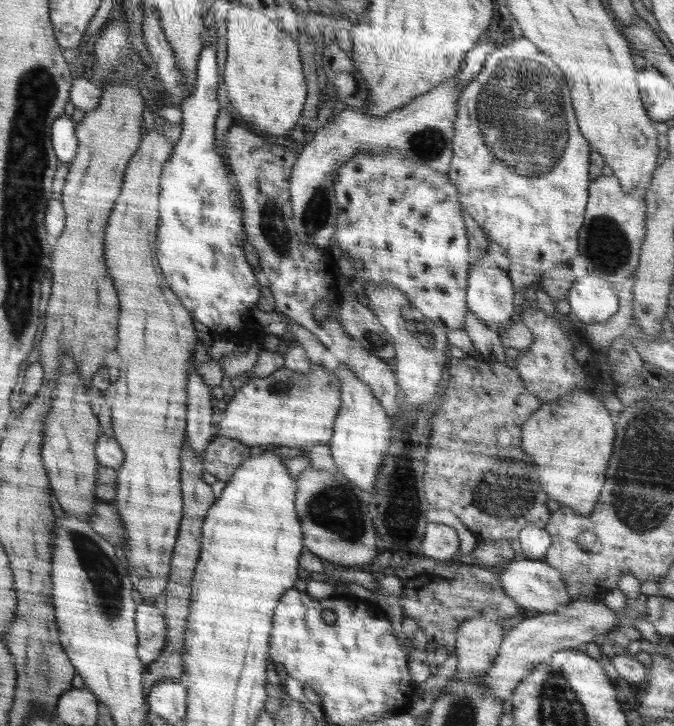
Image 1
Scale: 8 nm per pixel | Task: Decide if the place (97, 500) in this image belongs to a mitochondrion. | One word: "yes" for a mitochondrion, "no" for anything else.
no

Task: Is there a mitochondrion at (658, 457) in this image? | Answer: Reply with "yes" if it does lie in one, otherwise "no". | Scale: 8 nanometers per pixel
yes

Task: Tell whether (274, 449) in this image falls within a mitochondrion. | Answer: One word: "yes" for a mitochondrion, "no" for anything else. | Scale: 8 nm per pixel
no

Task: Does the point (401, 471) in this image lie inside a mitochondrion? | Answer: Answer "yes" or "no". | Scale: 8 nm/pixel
yes

